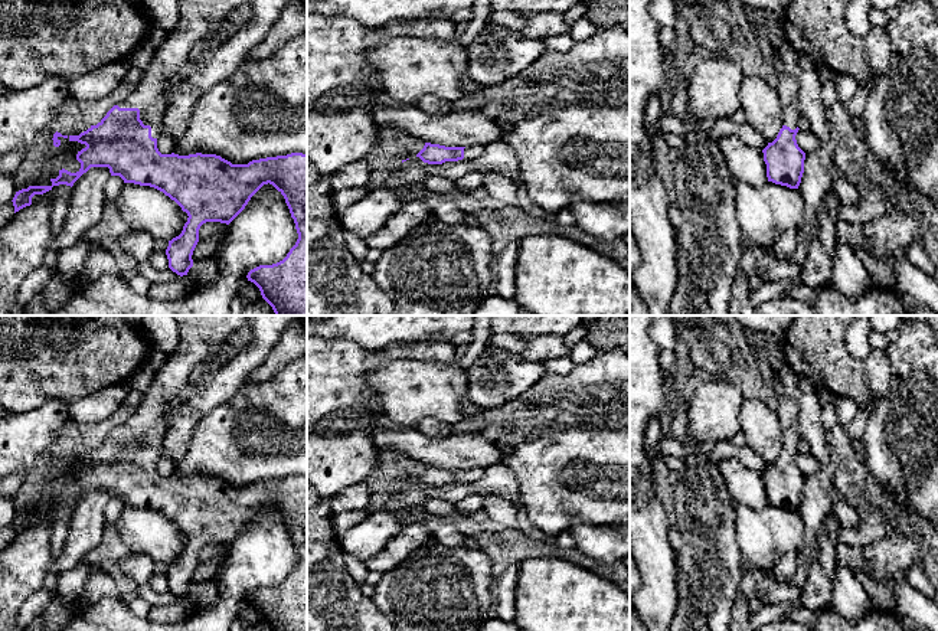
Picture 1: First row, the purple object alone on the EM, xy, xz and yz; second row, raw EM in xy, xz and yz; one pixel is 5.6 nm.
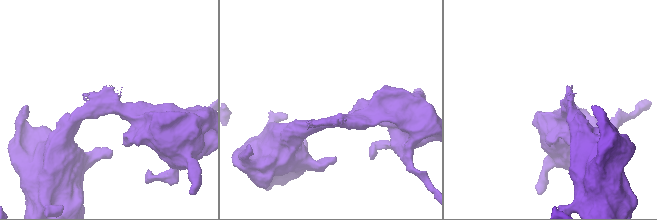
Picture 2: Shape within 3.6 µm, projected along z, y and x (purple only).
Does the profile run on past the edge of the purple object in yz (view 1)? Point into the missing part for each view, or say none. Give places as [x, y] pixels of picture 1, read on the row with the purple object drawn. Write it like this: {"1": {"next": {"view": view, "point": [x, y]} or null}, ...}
{"1": {"next": {"view": "yz", "point": [787, 88]}}}

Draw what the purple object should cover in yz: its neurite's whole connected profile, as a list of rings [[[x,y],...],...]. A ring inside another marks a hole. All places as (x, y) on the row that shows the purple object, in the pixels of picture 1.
[[[777,50],[772,53],[772,66],[778,73],[778,97],[781,101],[781,115],[784,125],[777,138],[762,150],[767,164],[768,182],[798,189],[804,173],[805,153],[798,147],[795,135],[803,121],[798,82],[791,76]]]

